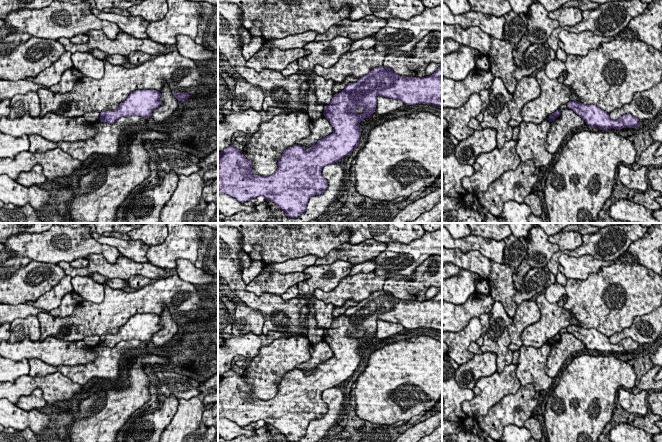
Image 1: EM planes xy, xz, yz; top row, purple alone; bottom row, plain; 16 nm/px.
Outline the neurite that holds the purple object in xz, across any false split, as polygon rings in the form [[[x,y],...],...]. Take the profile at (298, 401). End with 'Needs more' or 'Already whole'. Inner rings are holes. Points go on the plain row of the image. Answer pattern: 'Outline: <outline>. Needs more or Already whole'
Outline: [[[442,288],[432,299],[423,302],[403,302],[390,292],[375,291],[357,306],[349,307],[344,314],[334,319],[329,329],[324,330],[323,339],[332,349],[333,357],[318,364],[309,375],[301,369],[285,373],[278,383],[276,396],[269,400],[254,399],[252,385],[231,368],[218,377],[218,419],[230,419],[241,427],[263,420],[274,426],[286,440],[297,442],[305,436],[312,420],[320,419],[327,413],[327,404],[321,397],[323,391],[335,388],[350,378],[359,367],[359,347],[375,336],[378,319],[401,324],[406,329],[423,327],[442,331]]]. Already whole

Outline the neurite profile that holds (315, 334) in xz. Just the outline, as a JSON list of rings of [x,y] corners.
[[[311,307],[310,309],[308,319],[309,319],[309,329],[306,337],[309,339],[311,344],[316,344],[323,340],[324,330],[317,327],[317,322],[315,319],[315,309],[313,307]]]

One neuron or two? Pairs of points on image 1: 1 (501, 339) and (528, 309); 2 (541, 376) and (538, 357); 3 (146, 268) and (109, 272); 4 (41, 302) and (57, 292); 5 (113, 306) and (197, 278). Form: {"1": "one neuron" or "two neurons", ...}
{"1": "two neurons", "2": "one neuron", "3": "one neuron", "4": "one neuron", "5": "two neurons"}

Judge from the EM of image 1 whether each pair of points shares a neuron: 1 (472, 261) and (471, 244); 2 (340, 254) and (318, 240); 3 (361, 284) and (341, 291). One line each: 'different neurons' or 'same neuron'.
1: different neurons
2: different neurons
3: same neuron

